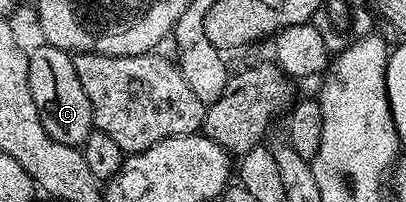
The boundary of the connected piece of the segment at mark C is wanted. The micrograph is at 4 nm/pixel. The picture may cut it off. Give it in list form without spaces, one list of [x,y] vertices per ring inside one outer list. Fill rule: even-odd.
[[[40,43],[36,50],[28,53],[28,78],[30,95],[34,95],[46,135],[58,143],[80,147],[93,133],[94,126],[90,99],[86,99],[86,91],[82,91],[82,82],[78,79],[78,71],[74,71],[72,58],[73,54],[66,49]]]

